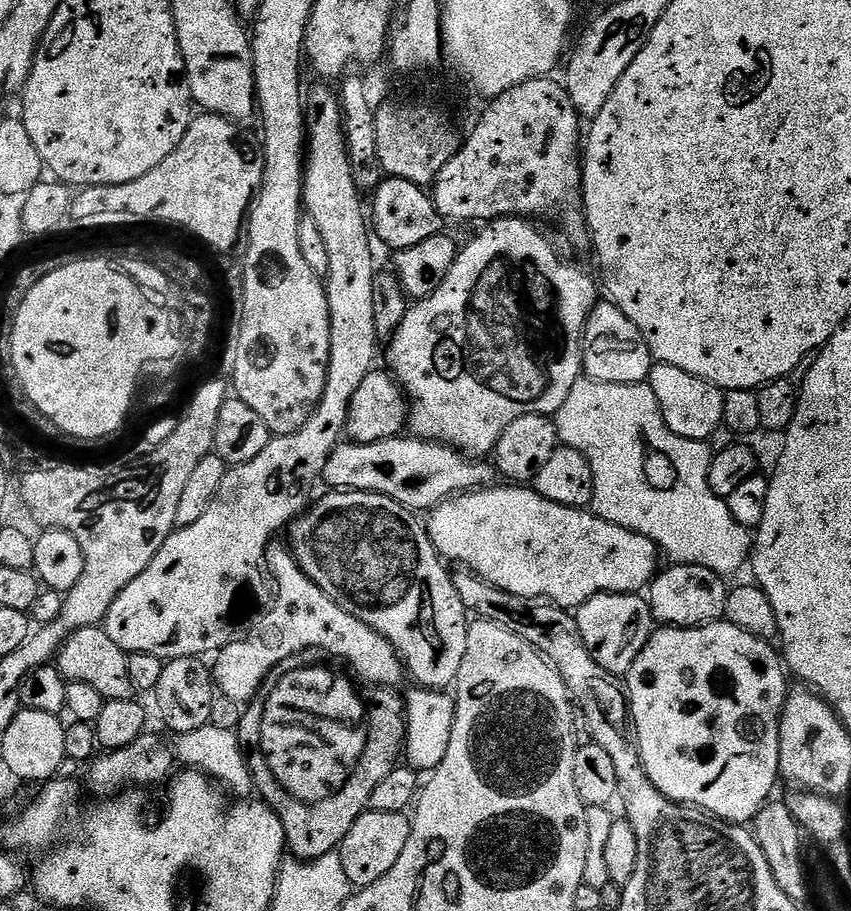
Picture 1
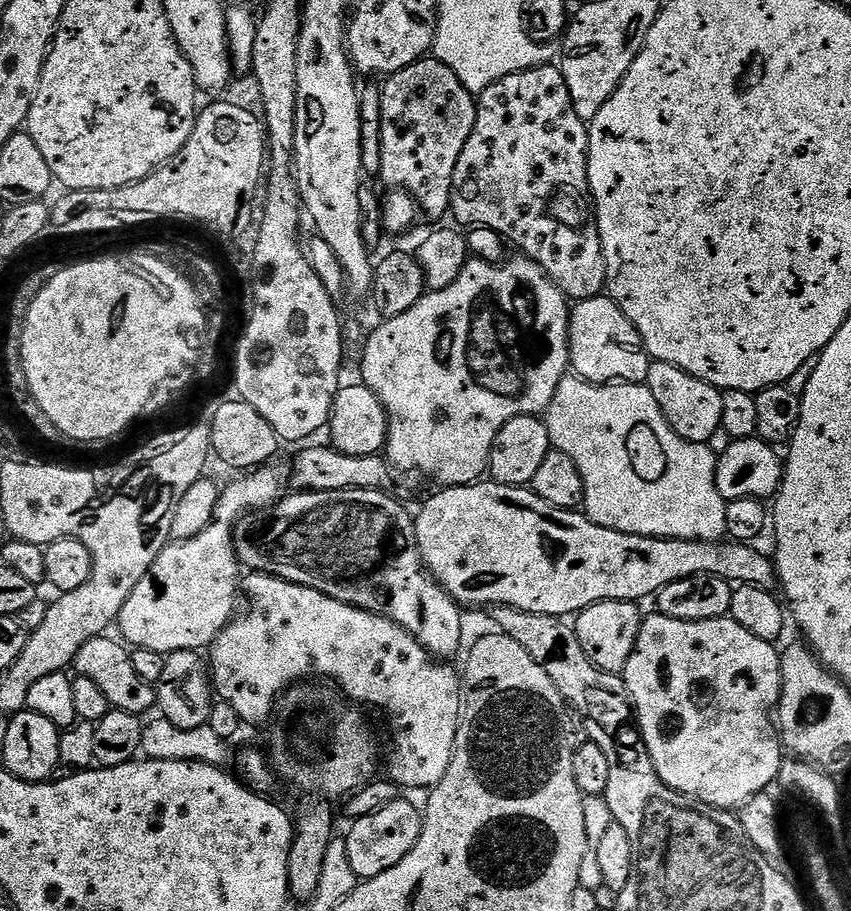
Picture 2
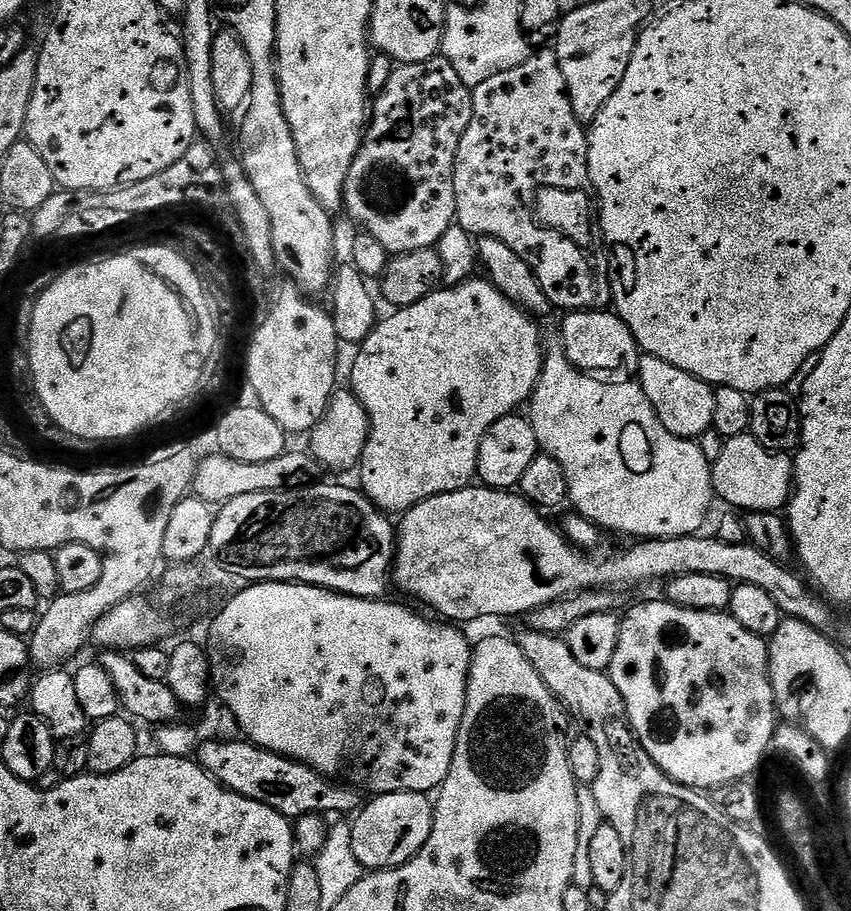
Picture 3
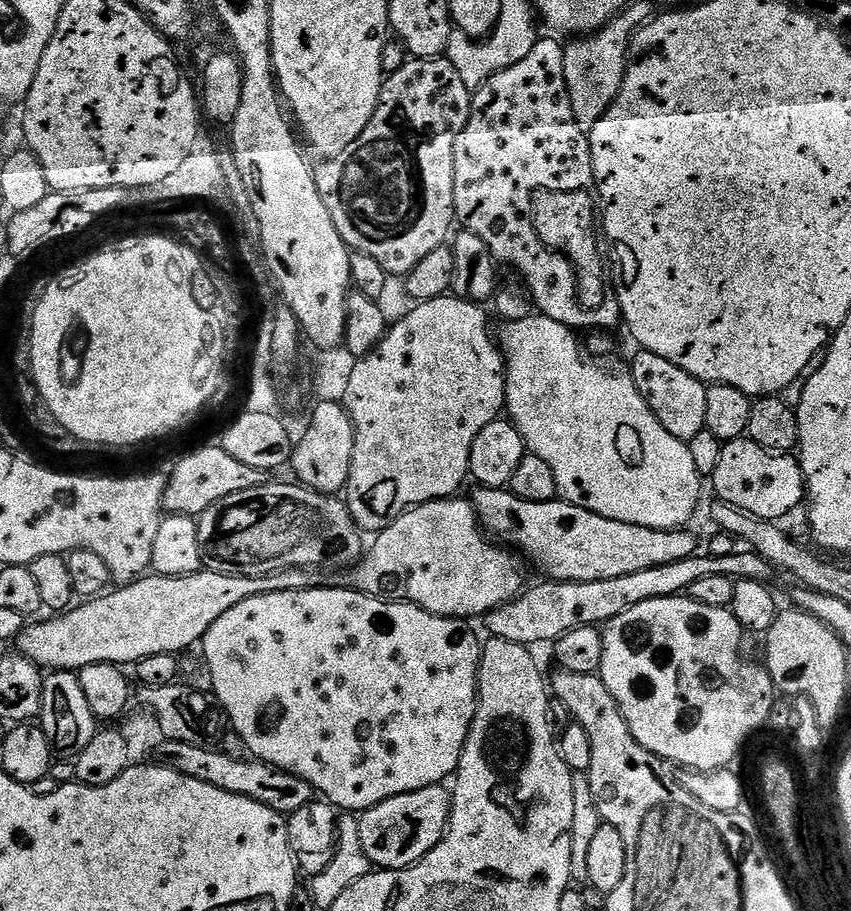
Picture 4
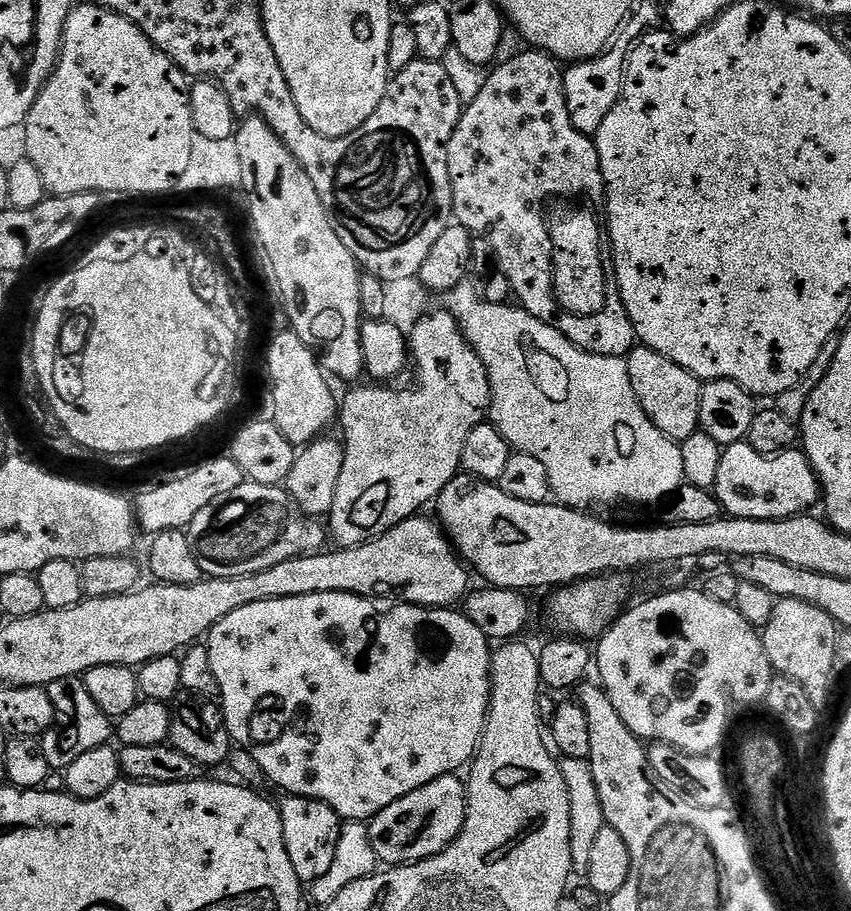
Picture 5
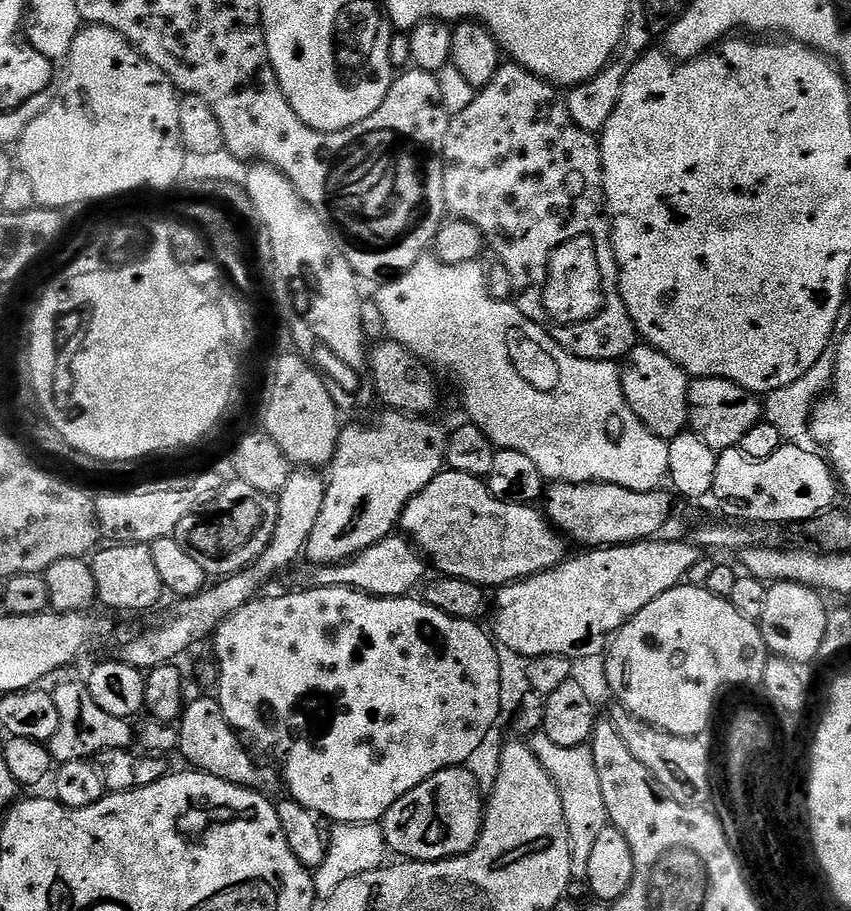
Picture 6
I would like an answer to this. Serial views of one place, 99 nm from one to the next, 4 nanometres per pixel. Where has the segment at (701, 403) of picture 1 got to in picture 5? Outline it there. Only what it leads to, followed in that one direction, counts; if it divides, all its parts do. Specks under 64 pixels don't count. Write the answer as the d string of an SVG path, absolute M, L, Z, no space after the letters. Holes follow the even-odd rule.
M643 346L633 348L626 359L630 386L634 386L634 394L638 394L638 402L642 410L646 410L646 418L650 418L650 422L654 422L654 426L658 426L658 430L671 440L682 442L693 436L700 428L701 381L678 366L678 362L670 362L670 358Z

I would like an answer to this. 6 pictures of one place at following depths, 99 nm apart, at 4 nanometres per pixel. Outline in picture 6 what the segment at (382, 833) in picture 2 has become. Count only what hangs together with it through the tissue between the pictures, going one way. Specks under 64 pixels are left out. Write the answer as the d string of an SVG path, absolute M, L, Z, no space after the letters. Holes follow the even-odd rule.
M461 766L458 768L447 768L438 774L434 774L430 778L426 778L426 782L422 782L418 786L414 786L414 790L410 790L410 794L406 794L402 798L398 798L398 802L394 802L394 806L390 806L390 810L384 815L382 827L384 830L384 842L389 849L392 848L397 852L397 857L403 858L408 862L419 862L421 860L446 860L450 856L461 856L466 854L478 842L480 831L484 825L484 809L486 807L485 801L482 799L482 792L480 796L480 784L476 781L476 776L472 772L467 772L467 767Z

